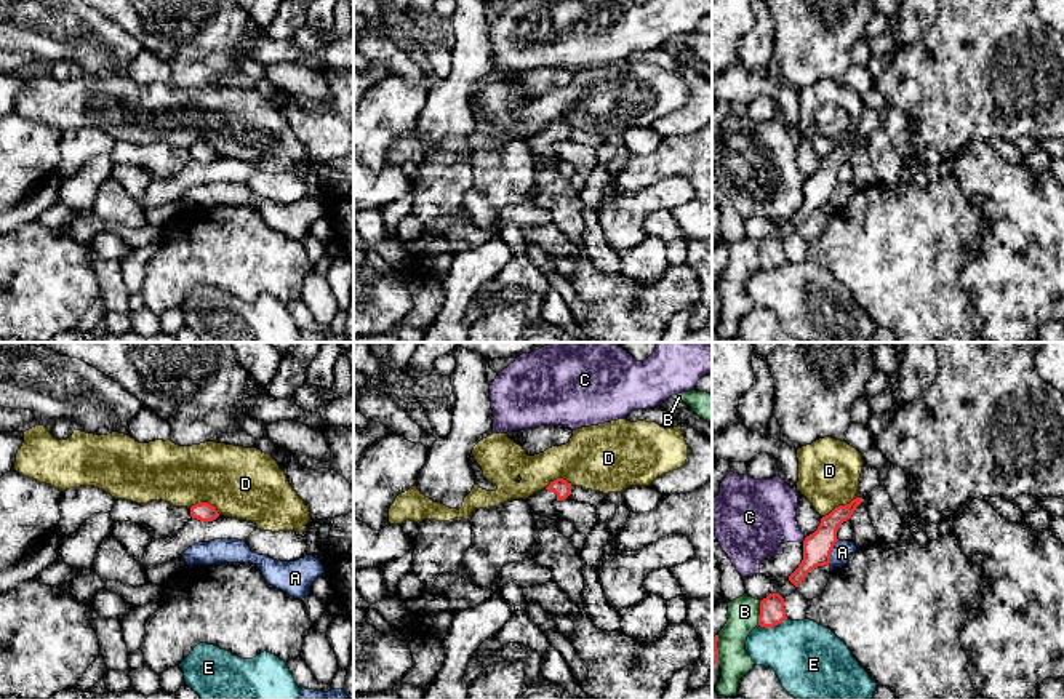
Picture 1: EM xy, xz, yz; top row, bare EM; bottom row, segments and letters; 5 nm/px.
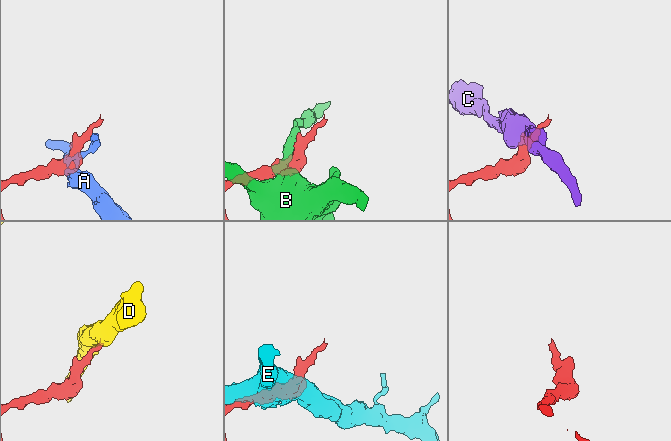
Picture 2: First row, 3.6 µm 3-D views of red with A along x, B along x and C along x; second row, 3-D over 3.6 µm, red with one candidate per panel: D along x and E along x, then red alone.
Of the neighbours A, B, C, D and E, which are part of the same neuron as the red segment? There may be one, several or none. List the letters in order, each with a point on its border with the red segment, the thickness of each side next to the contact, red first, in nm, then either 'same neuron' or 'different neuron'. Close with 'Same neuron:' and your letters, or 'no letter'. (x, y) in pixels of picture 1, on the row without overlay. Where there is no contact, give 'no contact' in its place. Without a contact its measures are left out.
A: yz (831, 192) | 140/100 nm | different neuron
B: yz (760, 255) | 130/160 nm | different neuron
C: yz (805, 181) | 140/340 nm | different neuron
D: yz (839, 147) | 140/320 nm | different neuron
E: yz (772, 267) | 130/360 nm | different neuron
Same neuron: no letter

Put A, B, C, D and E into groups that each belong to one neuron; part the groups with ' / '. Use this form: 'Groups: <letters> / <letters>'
Groups: A / B / C / D / E

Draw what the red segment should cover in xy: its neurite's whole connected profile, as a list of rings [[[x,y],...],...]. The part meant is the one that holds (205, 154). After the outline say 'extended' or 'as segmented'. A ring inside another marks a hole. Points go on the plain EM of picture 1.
[[[200,144],[190,149],[190,158],[200,163],[213,163],[219,158],[219,155],[214,147]]]; as segmented

